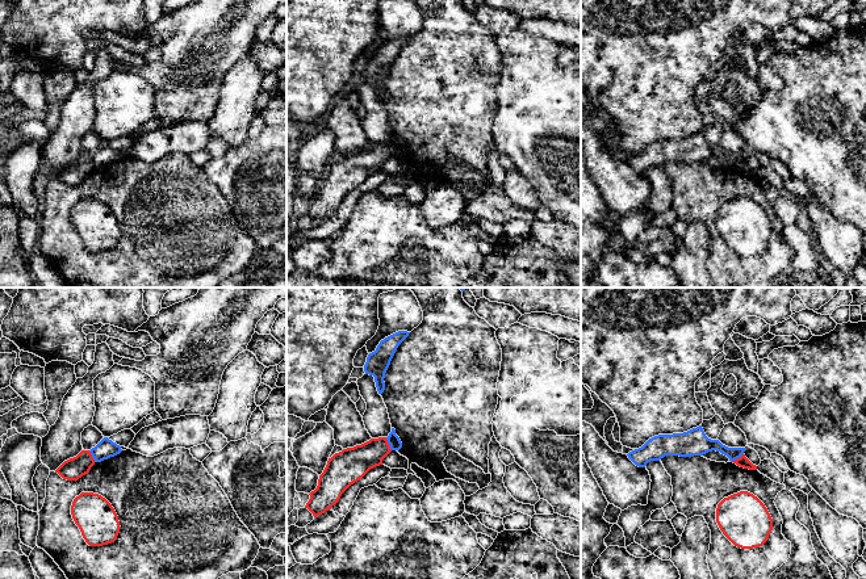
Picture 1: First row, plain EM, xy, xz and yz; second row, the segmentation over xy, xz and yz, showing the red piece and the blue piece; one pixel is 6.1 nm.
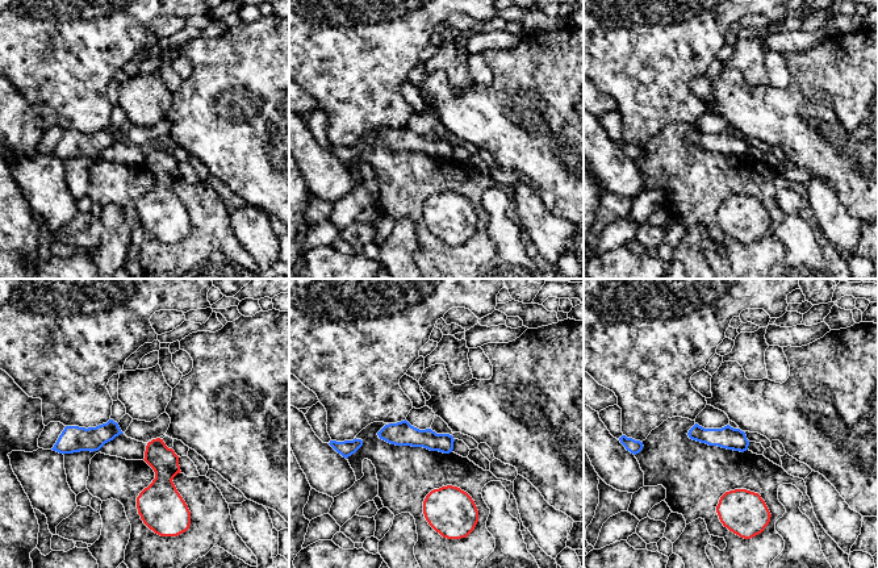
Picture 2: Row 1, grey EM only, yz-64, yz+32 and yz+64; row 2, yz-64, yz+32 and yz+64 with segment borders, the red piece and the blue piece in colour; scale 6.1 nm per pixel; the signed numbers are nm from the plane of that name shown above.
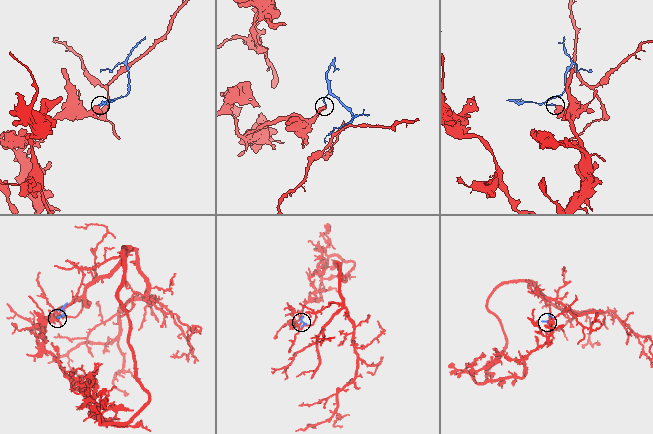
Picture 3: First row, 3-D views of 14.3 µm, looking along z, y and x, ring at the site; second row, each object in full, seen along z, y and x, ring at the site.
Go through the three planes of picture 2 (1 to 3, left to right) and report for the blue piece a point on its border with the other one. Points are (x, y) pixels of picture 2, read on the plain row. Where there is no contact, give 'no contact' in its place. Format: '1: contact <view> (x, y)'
1: no contact
2: no contact
3: no contact

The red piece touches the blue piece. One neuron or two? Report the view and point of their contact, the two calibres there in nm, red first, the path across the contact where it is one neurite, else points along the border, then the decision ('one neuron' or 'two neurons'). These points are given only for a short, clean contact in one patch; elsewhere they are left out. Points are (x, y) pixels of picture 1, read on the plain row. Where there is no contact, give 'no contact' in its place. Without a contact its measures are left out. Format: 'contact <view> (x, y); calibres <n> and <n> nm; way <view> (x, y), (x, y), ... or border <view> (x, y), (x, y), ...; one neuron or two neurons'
contact xz (388, 150); calibres 200 and 80 nm; border xz (385, 143), (392, 155); two neurons

